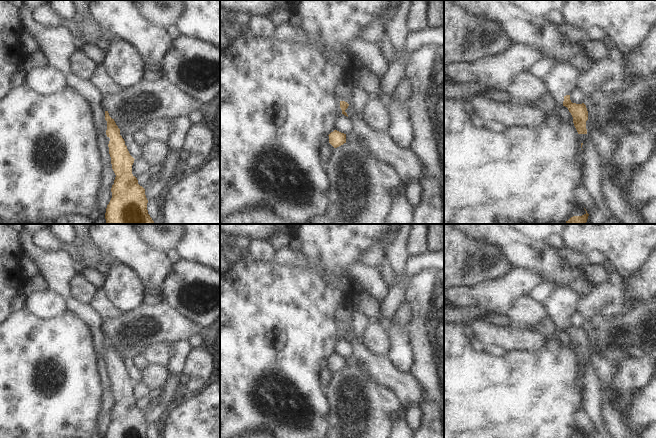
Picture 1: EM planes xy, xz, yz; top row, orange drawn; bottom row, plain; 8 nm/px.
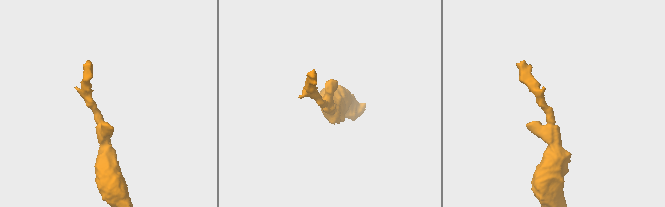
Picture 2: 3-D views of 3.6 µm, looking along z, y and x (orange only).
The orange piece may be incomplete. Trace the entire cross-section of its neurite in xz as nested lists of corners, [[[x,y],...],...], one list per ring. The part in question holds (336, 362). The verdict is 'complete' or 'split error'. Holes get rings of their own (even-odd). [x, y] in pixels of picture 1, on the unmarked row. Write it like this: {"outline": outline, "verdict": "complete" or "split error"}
{"outline": [[[334,354],[329,359],[329,367],[334,371],[337,372],[344,367],[346,367],[346,358],[341,357],[337,354]]], "verdict": "complete"}

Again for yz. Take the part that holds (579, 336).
{"outline": [[[566,319],[564,320],[563,330],[567,331],[571,337],[578,358],[587,358],[586,345],[588,344],[588,335],[586,329],[584,327],[572,327],[570,319]]], "verdict": "complete"}

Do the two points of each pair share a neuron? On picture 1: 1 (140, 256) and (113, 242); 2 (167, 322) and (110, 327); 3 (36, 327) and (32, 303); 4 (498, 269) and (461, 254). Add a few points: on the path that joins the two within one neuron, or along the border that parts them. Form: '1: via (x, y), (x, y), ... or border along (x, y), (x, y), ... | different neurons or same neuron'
1: via (133, 250), (123, 242), (120, 242) | same neuron
2: via (153, 315), (141, 314), (133, 320), (124, 321) | same neuron
3: border along (26, 306), (32, 312), (45, 319), (57, 318) | different neurons
4: via (489, 270), (481, 272), (470, 262) | same neuron

